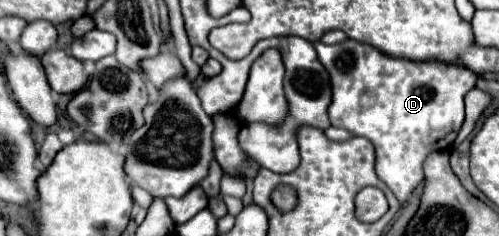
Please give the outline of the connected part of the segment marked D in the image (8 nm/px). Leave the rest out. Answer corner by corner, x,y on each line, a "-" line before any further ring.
344,40
342,44
326,46
314,42
318,60
330,74
332,102
328,108
330,122
336,128
344,128
354,136
364,136
374,144
376,150
376,174
394,192
400,202
406,202
412,190
424,180
422,164
430,152
446,150
464,120
464,94
476,86
478,76
470,70
458,66
444,66
434,62
410,62
400,58
390,58
368,44
358,44
354,40

